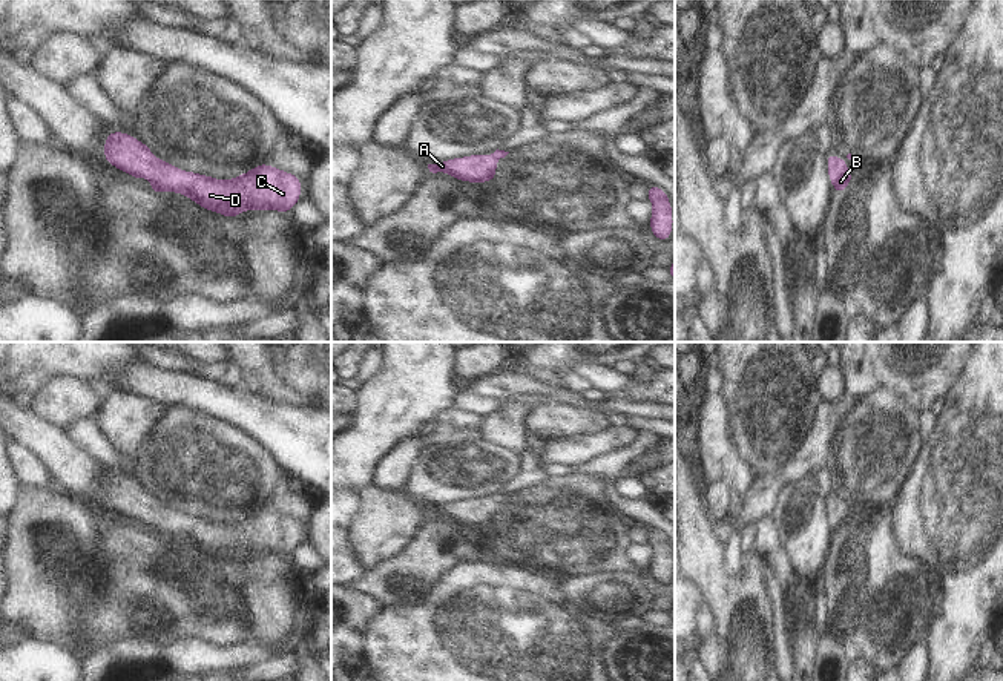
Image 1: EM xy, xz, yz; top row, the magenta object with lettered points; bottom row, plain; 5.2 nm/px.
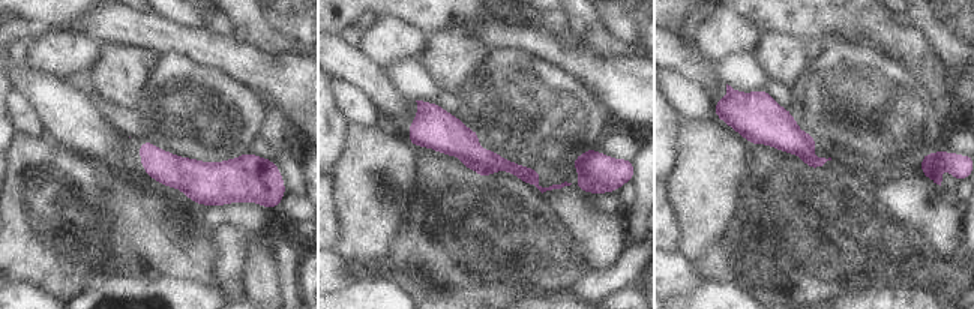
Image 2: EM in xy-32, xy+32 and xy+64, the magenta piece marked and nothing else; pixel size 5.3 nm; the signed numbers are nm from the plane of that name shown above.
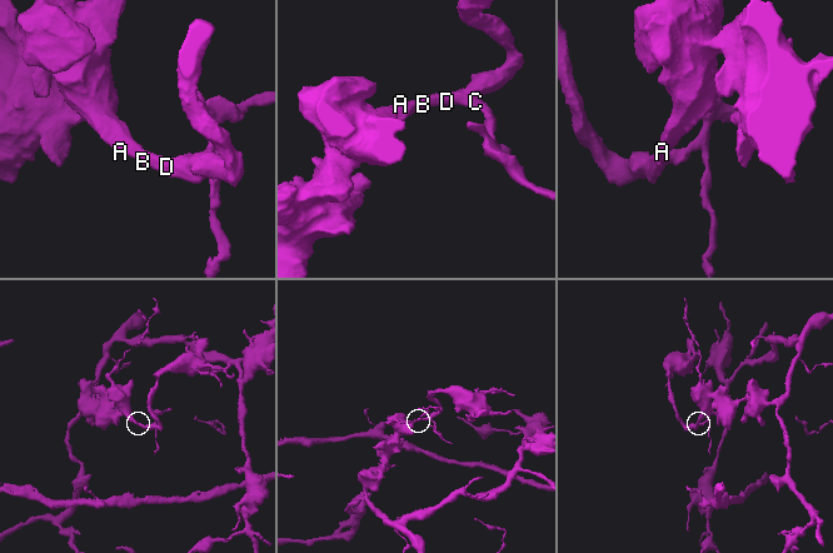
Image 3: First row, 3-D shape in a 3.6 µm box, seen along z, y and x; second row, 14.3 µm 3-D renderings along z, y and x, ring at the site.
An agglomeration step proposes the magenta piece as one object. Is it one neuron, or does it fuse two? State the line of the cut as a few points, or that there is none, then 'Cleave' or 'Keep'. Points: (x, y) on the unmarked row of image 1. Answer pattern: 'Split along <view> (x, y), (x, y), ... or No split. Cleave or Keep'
No split. Keep

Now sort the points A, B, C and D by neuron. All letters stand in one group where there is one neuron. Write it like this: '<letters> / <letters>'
A B C D

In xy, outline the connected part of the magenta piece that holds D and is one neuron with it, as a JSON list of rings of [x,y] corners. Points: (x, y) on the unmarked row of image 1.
[[[112,475],[104,485],[104,503],[130,517],[136,525],[149,520],[152,537],[183,537],[209,555],[235,561],[244,554],[291,555],[301,543],[301,521],[258,508],[233,523],[181,514],[164,503],[155,502],[152,492],[124,475]]]

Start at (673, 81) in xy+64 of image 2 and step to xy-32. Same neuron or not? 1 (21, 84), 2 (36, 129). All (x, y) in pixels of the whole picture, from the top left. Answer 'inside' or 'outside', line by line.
1: outside
2: inside

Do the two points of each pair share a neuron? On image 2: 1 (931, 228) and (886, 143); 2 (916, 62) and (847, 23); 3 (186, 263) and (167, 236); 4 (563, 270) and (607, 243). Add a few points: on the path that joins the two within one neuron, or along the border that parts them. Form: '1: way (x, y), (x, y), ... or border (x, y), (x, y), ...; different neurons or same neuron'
1: border (919, 170), (913, 176), (877, 186), (869, 182); different neurons
2: way (899, 45), (874, 23), (863, 23); same neuron
3: way (186, 257), (173, 242); same neuron
4: way (574, 260), (590, 243), (596, 243); same neuron

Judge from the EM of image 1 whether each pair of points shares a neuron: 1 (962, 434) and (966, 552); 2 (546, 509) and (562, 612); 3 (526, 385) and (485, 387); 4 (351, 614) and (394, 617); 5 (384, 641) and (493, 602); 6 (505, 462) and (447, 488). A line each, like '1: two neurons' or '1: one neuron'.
1: one neuron
2: two neurons
3: one neuron
4: two neurons
5: one neuron
6: one neuron

